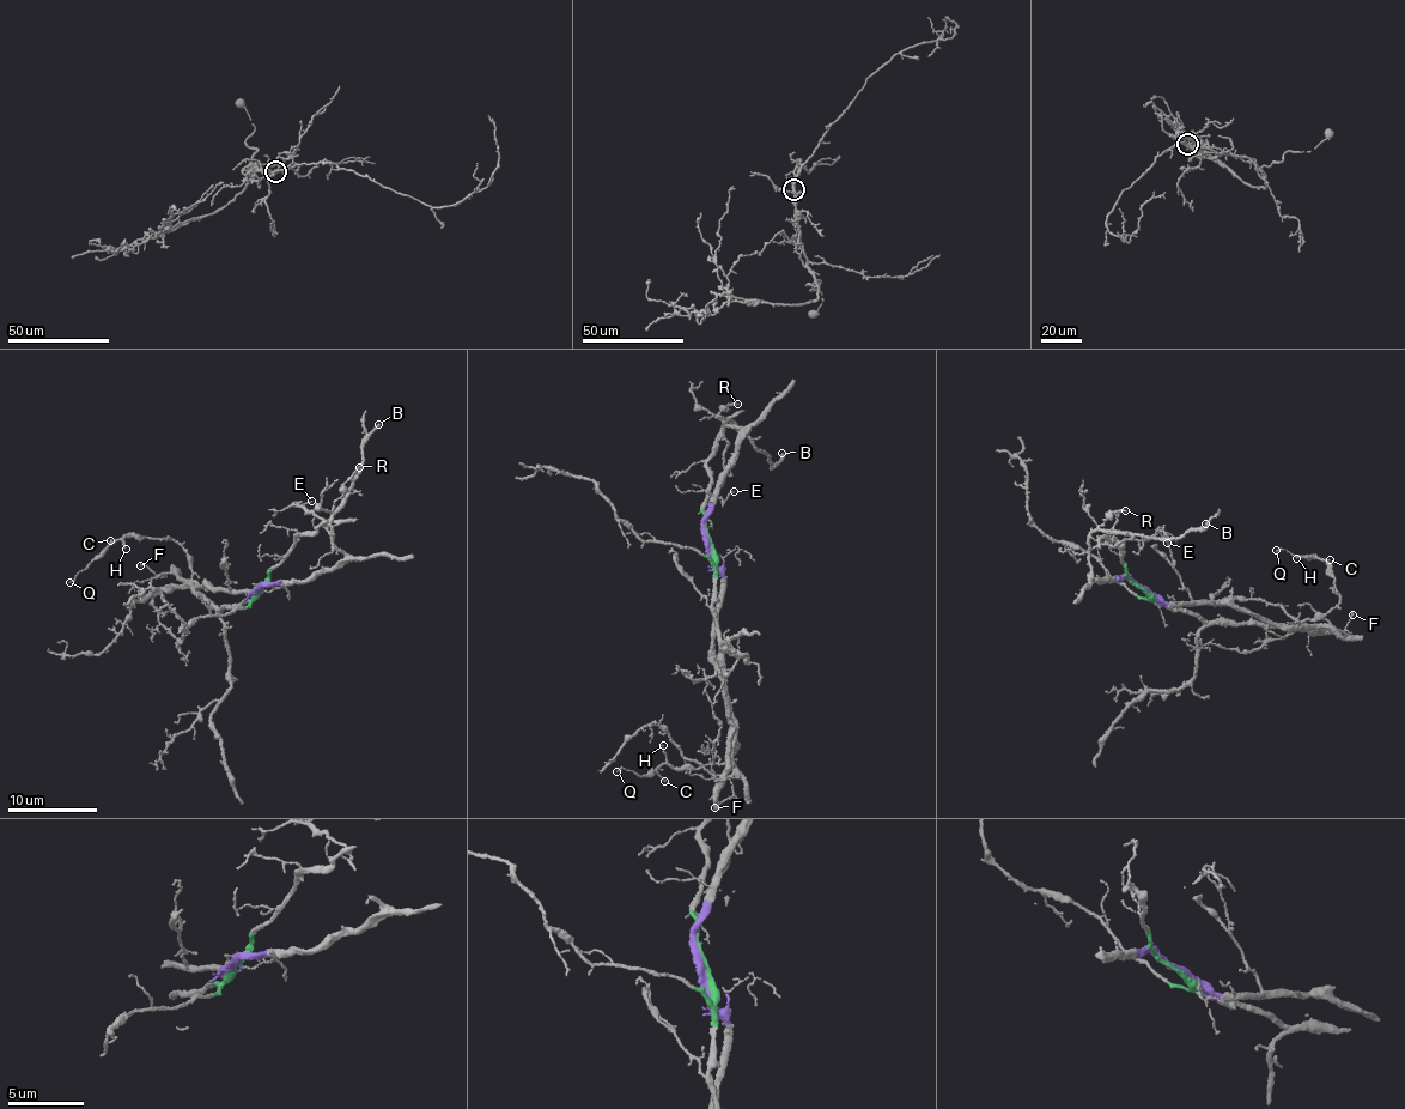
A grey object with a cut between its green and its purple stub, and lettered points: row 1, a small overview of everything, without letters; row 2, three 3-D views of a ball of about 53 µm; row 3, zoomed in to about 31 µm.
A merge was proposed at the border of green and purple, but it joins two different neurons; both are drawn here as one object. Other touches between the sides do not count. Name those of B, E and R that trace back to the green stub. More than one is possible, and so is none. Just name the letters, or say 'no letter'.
no letter

